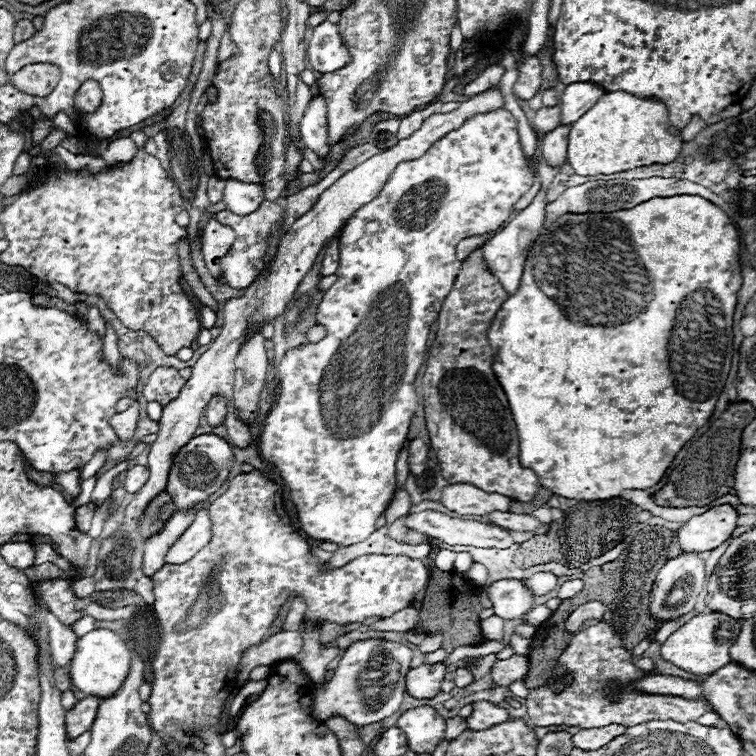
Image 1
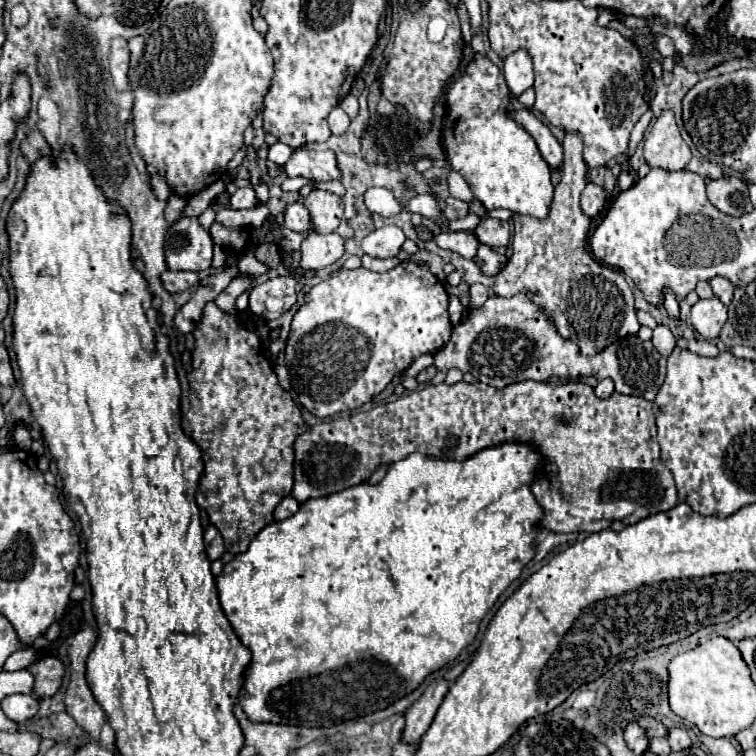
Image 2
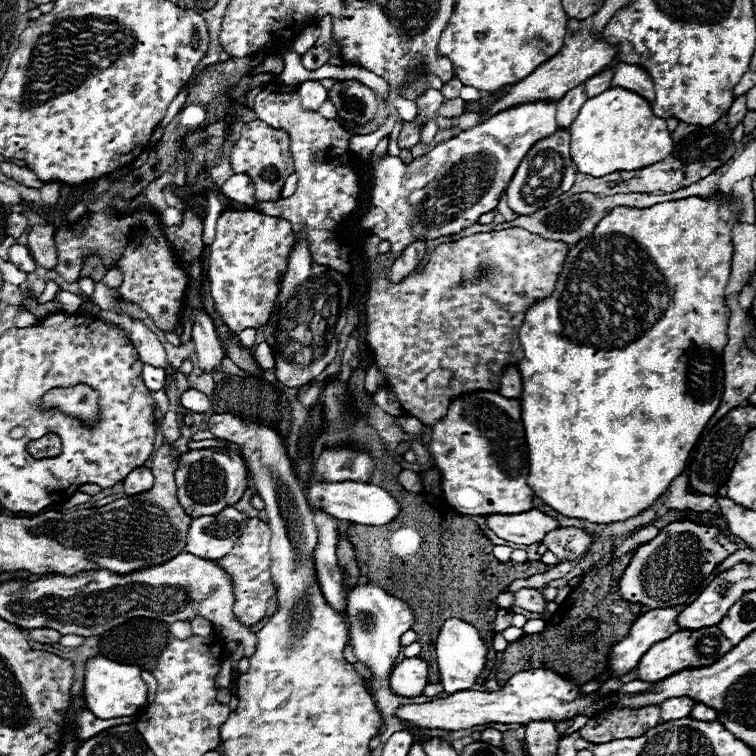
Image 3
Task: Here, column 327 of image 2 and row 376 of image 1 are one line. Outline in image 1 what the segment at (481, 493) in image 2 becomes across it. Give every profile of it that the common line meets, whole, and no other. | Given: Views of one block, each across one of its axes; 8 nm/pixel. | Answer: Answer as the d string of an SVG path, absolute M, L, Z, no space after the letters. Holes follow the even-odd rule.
M682 194L682 196L666 196L666 198L650 198L634 208L628 208L628 210L616 210L616 212L596 212L596 214L566 214L562 218L558 218L552 226L548 226L540 238L534 242L534 246L530 248L530 254L528 254L528 260L524 264L524 274L522 274L522 280L520 280L520 286L516 290L516 294L508 296L506 302L502 304L500 312L496 314L490 330L488 330L488 340L490 340L490 346L494 350L494 374L500 382L500 386L504 388L506 396L508 396L508 402L510 402L510 410L514 414L514 422L516 422L516 428L518 428L518 438L520 438L520 464L524 468L530 468L536 472L540 484L550 490L552 494L556 496L562 496L562 498L568 498L568 500L610 500L610 498L618 498L624 490L646 490L646 488L652 488L656 486L662 476L666 474L668 466L672 464L674 456L682 450L682 446L692 438L692 434L696 434L696 430L700 426L704 426L714 408L716 408L716 402L718 402L718 396L724 388L724 382L726 382L726 376L730 372L730 362L732 362L732 316L734 316L734 308L736 308L736 294L742 286L742 274L740 274L740 238L738 238L738 232L736 228L732 226L728 214L718 208L716 204L712 204L710 200L704 200L700 196L690 196L690 194Z

